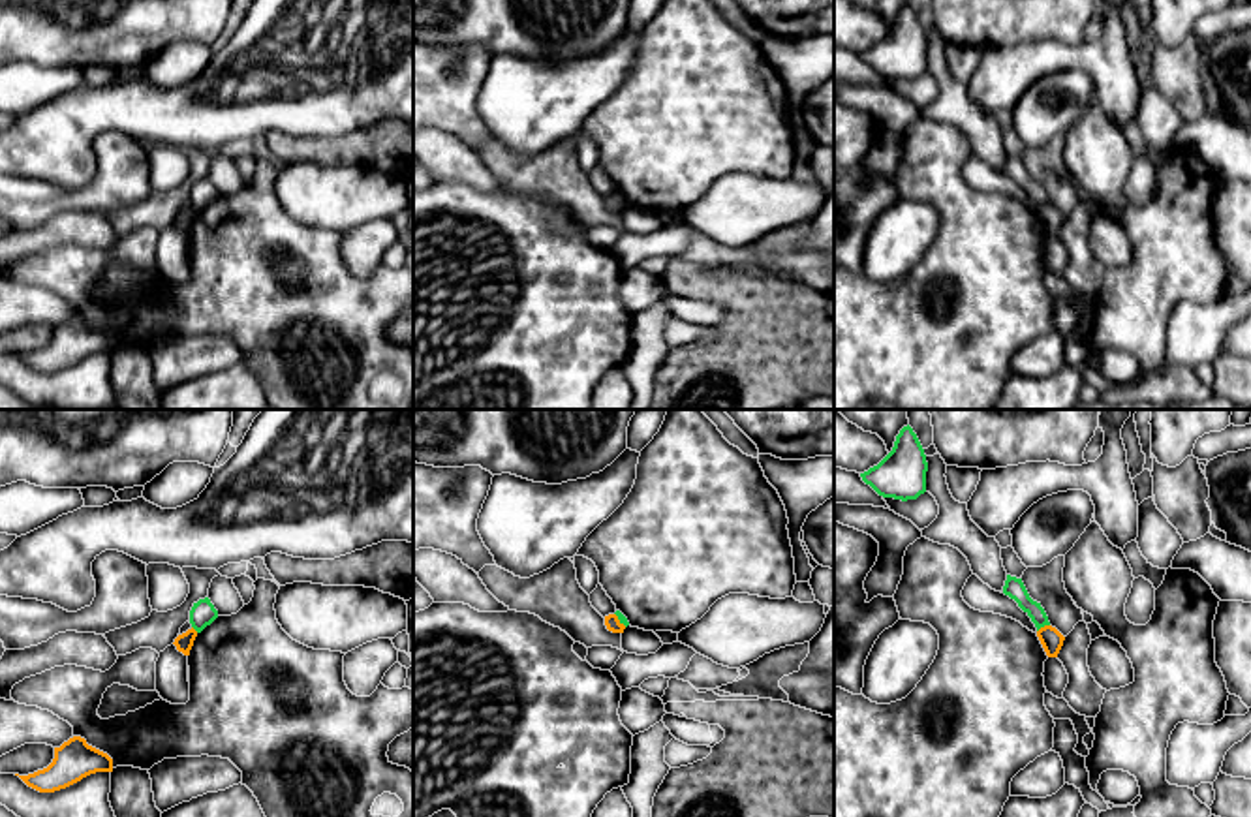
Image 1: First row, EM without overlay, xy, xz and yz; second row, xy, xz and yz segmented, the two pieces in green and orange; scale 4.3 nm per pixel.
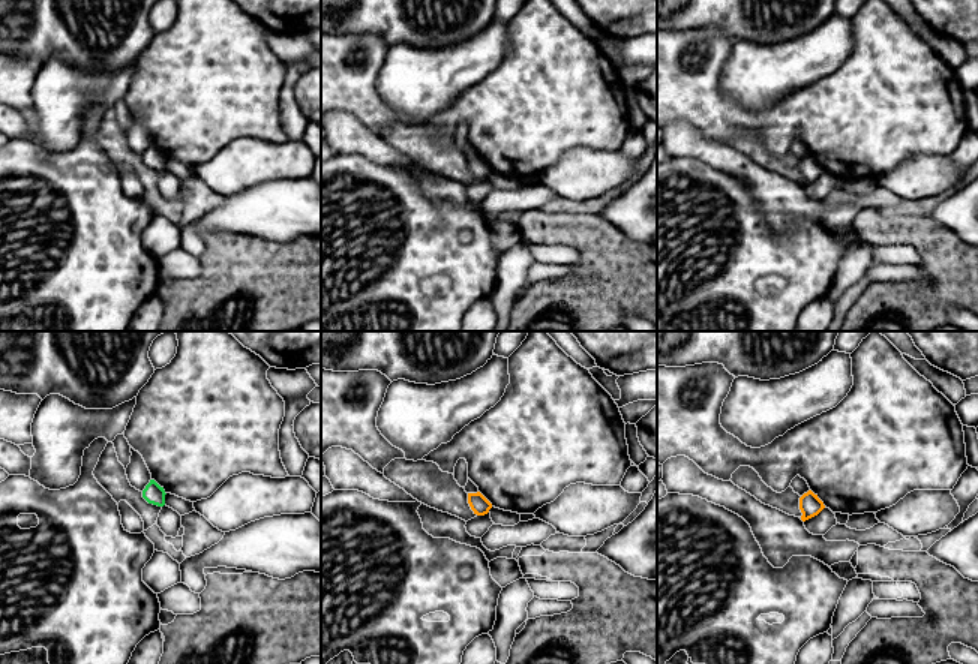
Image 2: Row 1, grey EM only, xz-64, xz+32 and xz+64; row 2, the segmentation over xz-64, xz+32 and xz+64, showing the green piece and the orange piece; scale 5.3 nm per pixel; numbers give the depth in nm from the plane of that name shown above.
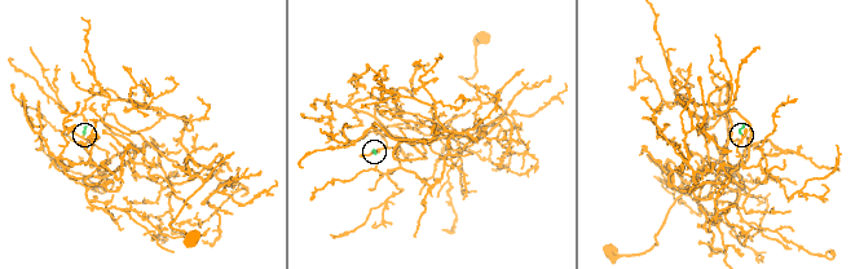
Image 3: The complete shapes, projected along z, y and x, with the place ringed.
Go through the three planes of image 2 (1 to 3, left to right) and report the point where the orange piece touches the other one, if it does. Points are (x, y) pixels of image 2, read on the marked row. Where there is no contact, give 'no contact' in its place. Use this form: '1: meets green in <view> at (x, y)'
1: no contact
2: no contact
3: no contact

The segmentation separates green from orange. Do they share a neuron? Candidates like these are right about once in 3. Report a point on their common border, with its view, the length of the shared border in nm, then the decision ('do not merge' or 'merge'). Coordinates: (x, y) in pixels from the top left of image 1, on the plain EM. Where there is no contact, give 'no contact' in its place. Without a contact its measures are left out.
meets green in yz at (1043, 205); contact 70 nm long; do not merge

